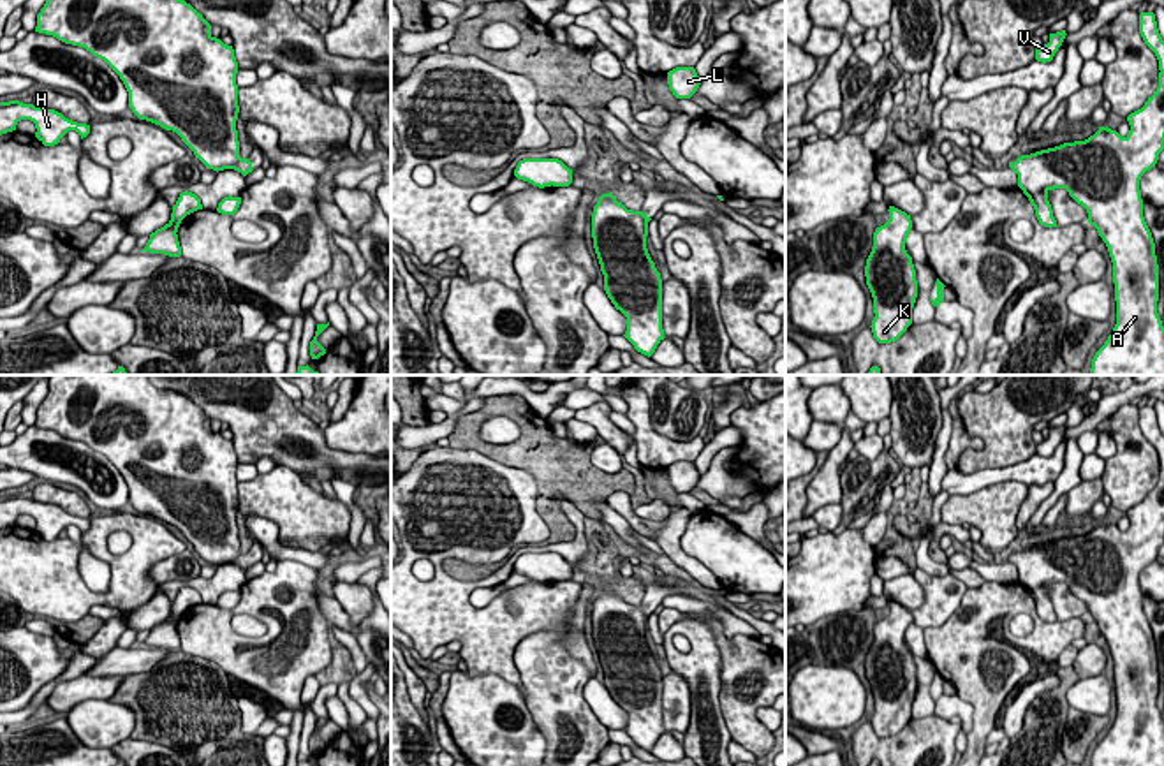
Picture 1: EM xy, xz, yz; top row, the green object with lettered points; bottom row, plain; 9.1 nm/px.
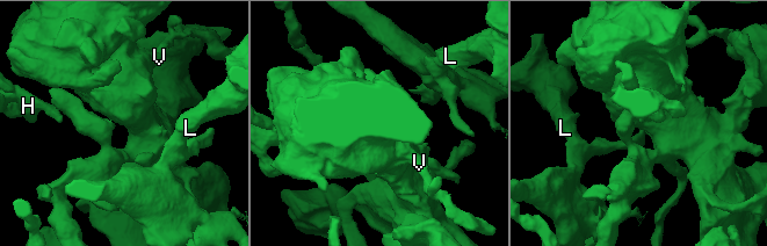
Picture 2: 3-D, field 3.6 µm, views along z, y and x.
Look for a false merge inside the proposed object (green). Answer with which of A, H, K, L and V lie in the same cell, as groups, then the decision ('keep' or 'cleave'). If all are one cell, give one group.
A H K L V; keep

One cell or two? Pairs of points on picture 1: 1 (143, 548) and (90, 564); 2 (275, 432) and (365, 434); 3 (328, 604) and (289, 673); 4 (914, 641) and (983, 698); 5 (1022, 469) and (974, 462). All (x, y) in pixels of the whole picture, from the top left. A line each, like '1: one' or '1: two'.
1: two
2: two
3: two
4: two
5: two

